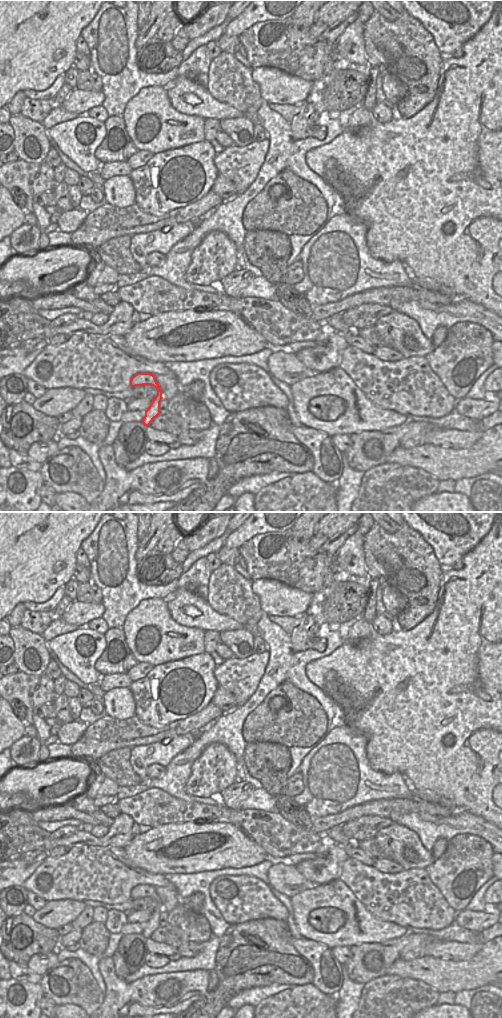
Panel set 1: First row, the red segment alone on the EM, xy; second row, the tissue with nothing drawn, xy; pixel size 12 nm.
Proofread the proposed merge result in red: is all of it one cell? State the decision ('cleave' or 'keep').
keep

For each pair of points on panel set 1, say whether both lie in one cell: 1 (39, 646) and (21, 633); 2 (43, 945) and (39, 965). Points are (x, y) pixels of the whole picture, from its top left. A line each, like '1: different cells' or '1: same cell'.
1: same cell
2: different cells

